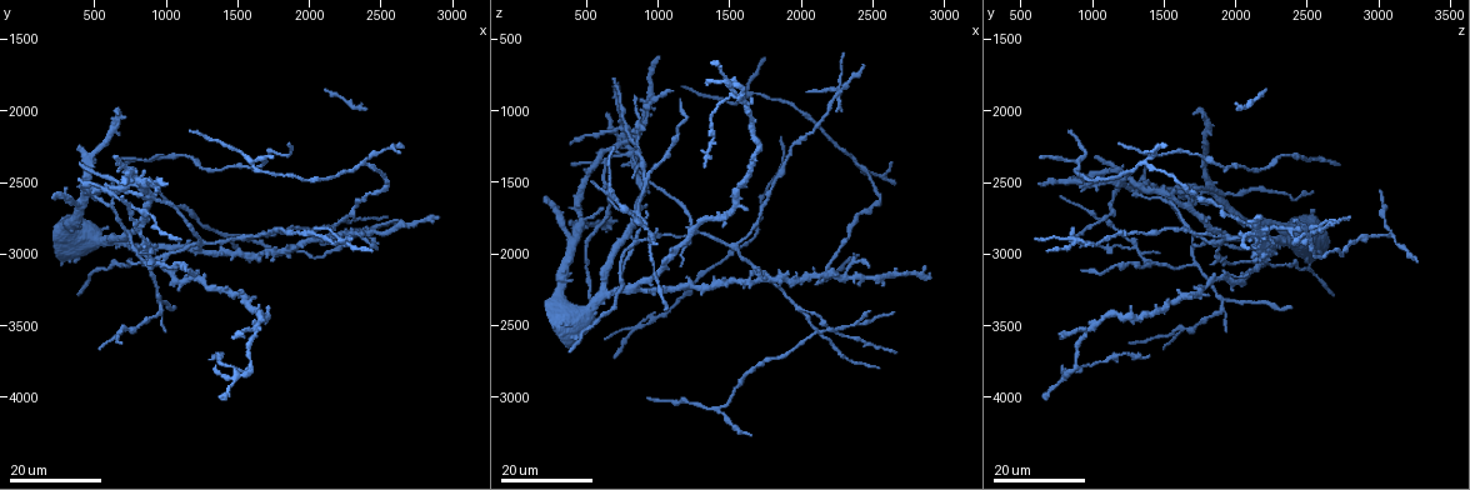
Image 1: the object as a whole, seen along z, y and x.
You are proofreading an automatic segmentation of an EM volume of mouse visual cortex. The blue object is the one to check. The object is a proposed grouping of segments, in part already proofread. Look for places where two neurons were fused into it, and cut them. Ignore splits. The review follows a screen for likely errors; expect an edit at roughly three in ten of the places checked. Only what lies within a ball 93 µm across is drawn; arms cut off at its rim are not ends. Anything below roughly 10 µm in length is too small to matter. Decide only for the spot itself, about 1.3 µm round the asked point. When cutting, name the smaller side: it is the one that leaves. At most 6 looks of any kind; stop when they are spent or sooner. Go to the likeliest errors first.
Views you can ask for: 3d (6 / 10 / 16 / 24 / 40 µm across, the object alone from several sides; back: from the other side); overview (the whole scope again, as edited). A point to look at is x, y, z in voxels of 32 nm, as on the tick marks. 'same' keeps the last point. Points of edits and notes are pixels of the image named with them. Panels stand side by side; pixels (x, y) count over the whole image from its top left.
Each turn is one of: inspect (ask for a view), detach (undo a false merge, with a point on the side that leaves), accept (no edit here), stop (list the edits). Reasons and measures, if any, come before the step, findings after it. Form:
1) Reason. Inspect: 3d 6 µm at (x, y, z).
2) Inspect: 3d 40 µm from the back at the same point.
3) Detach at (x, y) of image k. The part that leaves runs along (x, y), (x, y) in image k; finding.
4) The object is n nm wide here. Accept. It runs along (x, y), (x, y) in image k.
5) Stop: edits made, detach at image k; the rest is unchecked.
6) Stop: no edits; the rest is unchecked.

Three arms meet. Inspect: 3d 24 µm at (2240, 2860, 2560).

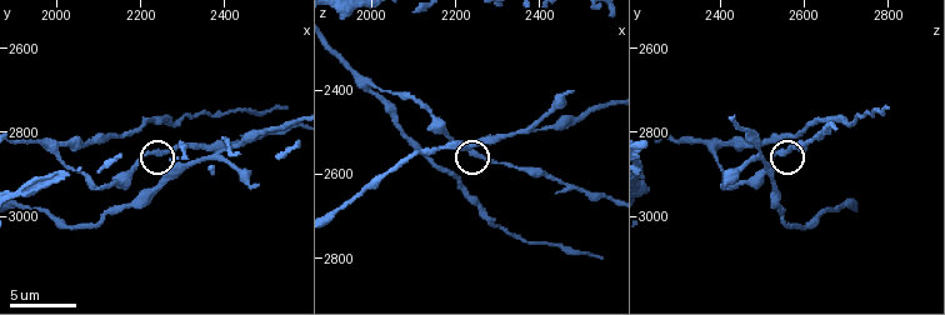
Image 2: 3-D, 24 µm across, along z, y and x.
Inspect: 3d 10 µm at (2250, 2855, 2550).

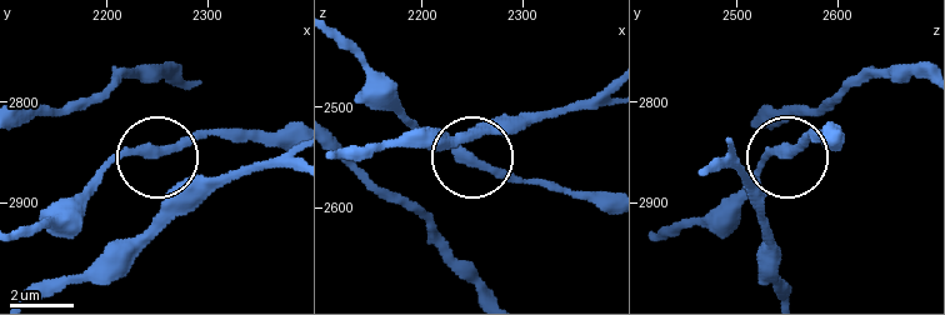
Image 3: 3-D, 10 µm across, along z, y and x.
3 arms meet here. Accept. It runs along (660, 233), (700, 221), (773, 151), (794, 155), (813, 136) in image 3; continuous, no second neuron.

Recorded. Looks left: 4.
Side arm on a straight run. Inspect: 3d 16 µm at (760, 2560, 1340).

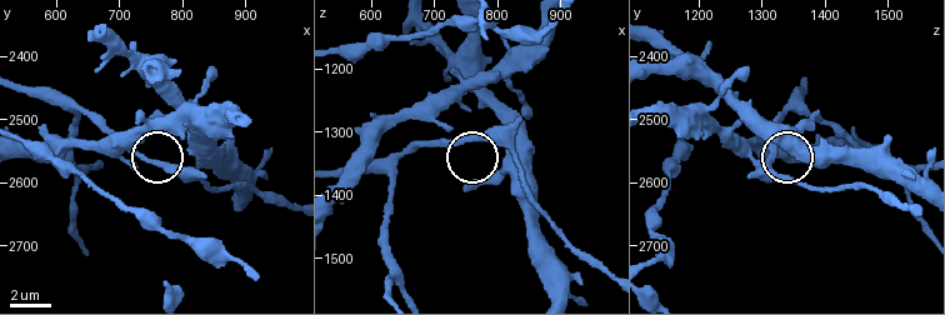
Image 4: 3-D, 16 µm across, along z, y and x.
Inspect: 3d 6 µm at (745, 2565, 1315).

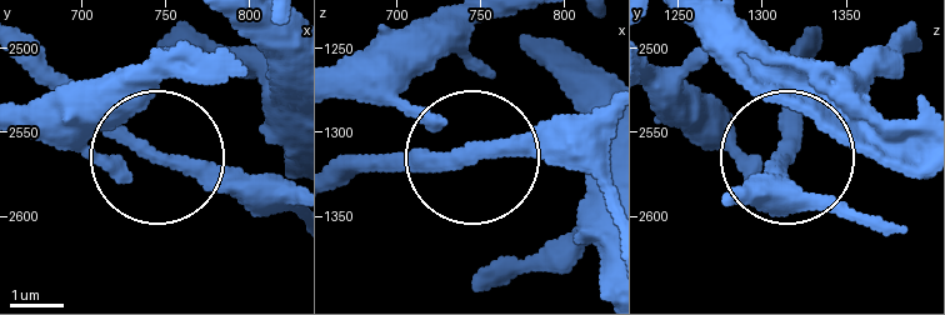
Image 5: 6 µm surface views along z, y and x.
3 arms meet here. Accept. It runs along (343, 98), (410, 108), (468, 148), (360, 151) in image 5; one neuron here.

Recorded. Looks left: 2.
Three arms meet. Inspect: 3d 16 µm at (880, 2940, 1320).

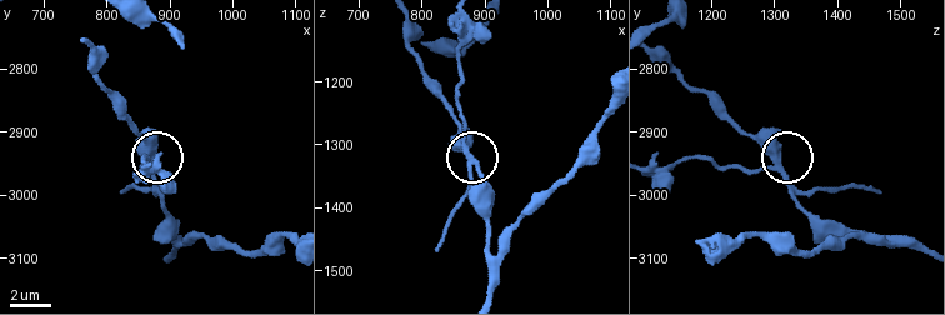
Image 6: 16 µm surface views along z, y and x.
Inspect: 3d 10 µm at (865, 2940, 1300).

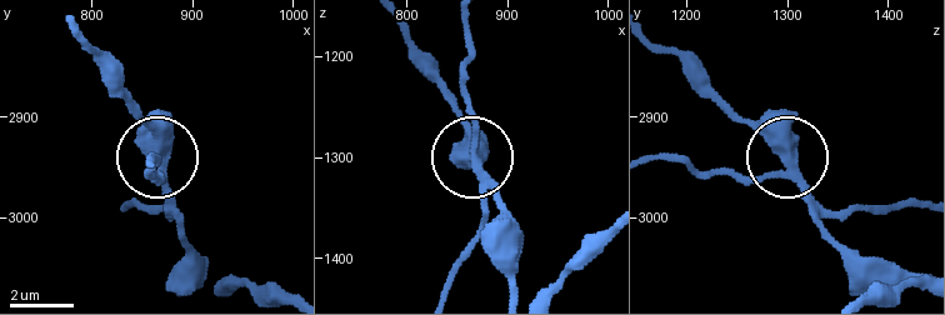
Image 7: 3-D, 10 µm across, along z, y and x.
3 arms meet here. Detach at (485, 215) of image 7. The part that leaves runs along (475, 174), (466, 24) in image 7; a second neuron is stuck on.

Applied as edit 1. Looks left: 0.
Stop: edits made, detach at image 7; the rest is unchecked.

